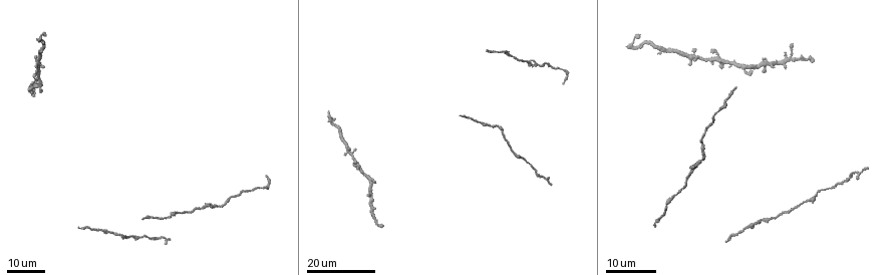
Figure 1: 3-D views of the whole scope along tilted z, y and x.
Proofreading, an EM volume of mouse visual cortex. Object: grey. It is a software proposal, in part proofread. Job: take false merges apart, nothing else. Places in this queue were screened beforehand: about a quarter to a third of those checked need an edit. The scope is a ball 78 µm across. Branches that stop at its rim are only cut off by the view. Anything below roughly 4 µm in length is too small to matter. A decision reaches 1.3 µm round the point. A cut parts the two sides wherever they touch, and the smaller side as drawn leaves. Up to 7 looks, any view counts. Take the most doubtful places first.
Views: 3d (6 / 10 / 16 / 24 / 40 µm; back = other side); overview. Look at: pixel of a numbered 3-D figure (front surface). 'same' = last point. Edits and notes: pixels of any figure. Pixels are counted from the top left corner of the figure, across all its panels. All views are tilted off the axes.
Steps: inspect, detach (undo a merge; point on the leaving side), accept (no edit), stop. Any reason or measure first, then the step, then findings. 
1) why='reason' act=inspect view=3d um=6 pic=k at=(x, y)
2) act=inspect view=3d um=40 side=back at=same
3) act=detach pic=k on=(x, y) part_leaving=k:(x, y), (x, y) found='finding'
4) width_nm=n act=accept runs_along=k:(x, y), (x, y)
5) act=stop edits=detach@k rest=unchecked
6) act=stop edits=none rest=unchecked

act=inspect view=3d um=16 pic=1 at=(348, 155)

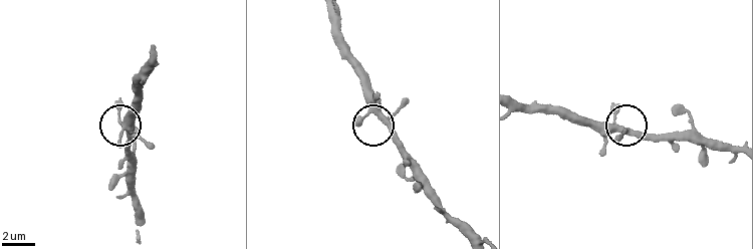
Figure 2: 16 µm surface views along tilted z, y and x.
act=inspect view=3d um=6 pic=2 at=(385, 119)

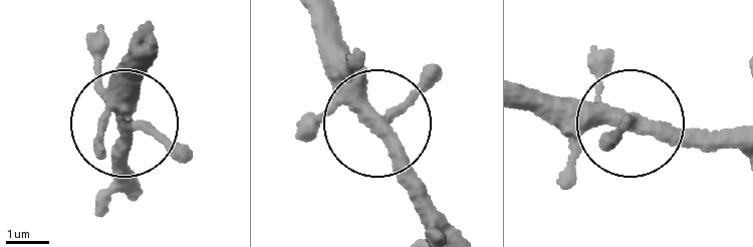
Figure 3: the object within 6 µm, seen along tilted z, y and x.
act=inspect view=3d um=6 side=back pic=3 at=(378, 125)

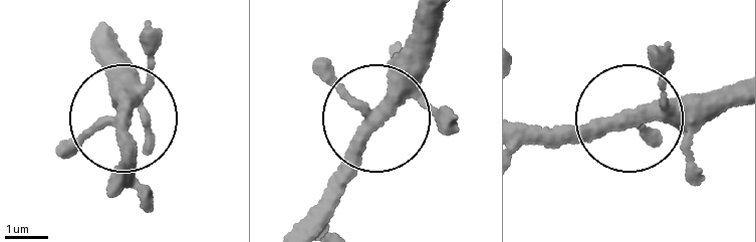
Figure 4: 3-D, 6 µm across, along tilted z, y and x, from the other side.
width_nm=280 act=accept found='all the same cell'

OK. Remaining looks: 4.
why='side arm on a straight run' act=inspect view=3d um=16 pic=1 at=(371, 180)

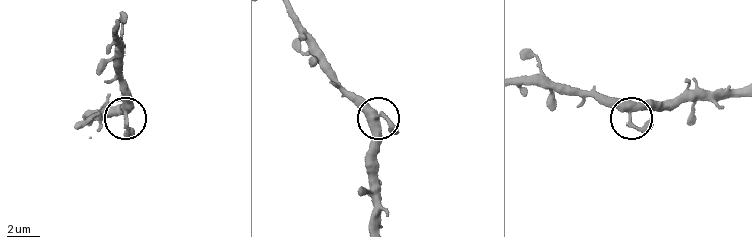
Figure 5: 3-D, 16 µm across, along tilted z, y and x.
act=inspect view=3d um=10 pic=5 at=(128, 109)

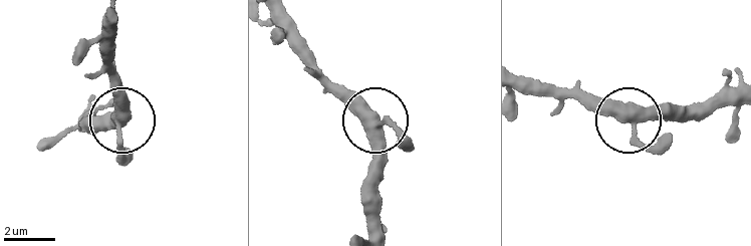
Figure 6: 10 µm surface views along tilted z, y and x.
arms=3 act=accept found='continuous, no second cell'

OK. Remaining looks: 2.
act=stop edits=none rest=unchecked

